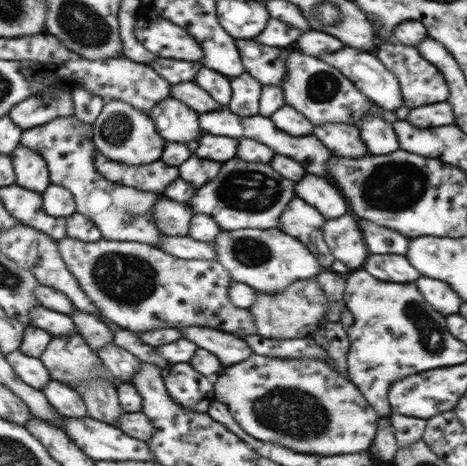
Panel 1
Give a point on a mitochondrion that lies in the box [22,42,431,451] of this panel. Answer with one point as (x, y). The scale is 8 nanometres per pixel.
(293, 413)

